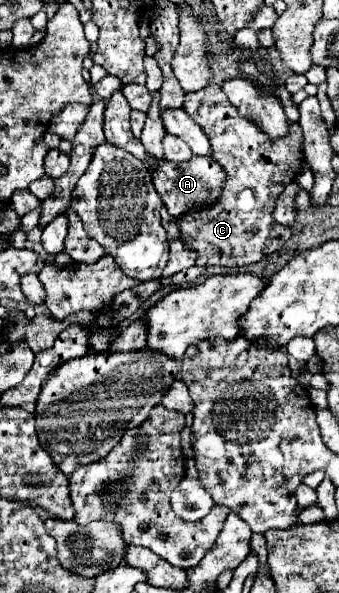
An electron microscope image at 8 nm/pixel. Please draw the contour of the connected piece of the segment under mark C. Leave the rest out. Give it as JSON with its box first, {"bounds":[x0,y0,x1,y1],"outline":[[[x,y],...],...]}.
{"bounds":[177,84,303,266],"outline":[[[209,84],[199,92],[187,94],[183,108],[205,130],[205,134],[209,136],[211,148],[213,148],[213,160],[217,160],[223,166],[223,170],[227,172],[223,196],[217,204],[213,204],[211,208],[193,210],[189,216],[177,220],[183,242],[199,254],[197,266],[247,266],[247,264],[263,260],[267,254],[281,250],[283,244],[291,236],[291,228],[279,226],[273,220],[273,208],[275,208],[277,196],[283,192],[283,188],[289,182],[295,180],[295,176],[299,174],[299,170],[303,166],[303,154],[301,154],[303,134],[301,134],[299,124],[291,124],[289,136],[273,142],[253,122],[249,122],[237,114],[237,108],[227,100],[225,92],[221,90],[221,84]]]}

